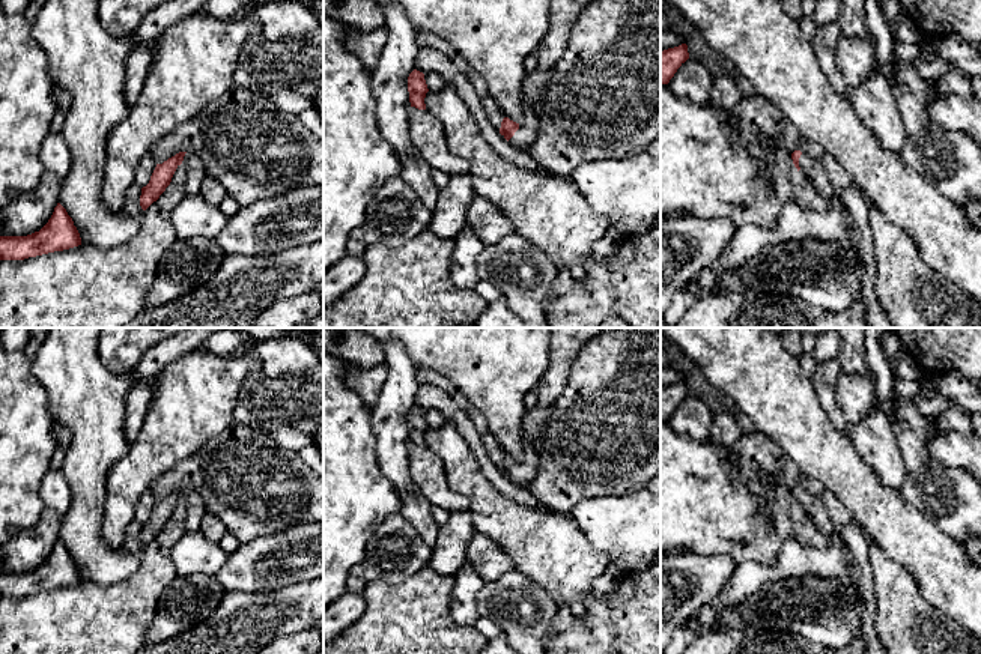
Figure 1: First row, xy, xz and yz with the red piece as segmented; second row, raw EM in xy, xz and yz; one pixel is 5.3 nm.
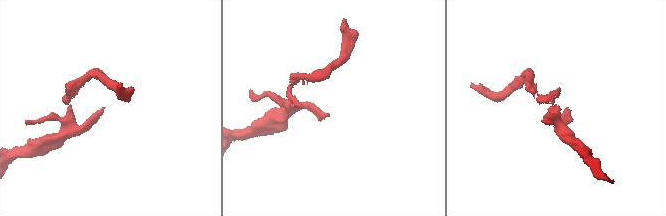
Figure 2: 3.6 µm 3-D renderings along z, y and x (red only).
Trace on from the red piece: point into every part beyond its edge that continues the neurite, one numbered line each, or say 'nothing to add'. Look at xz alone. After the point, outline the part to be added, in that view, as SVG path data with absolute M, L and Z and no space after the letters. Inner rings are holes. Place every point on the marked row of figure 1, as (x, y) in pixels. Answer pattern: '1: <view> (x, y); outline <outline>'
1: xz (528, 128); outline M522 101L522 122L519 123L519 129L509 140L518 150L525 150L528 146L534 143L539 134L539 119L531 104Z

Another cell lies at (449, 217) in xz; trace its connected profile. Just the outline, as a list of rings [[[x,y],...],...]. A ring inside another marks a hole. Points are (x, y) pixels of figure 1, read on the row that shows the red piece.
[[[469,173],[451,176],[439,189],[438,203],[432,210],[429,229],[442,239],[456,239],[466,223],[466,210],[475,200]]]

